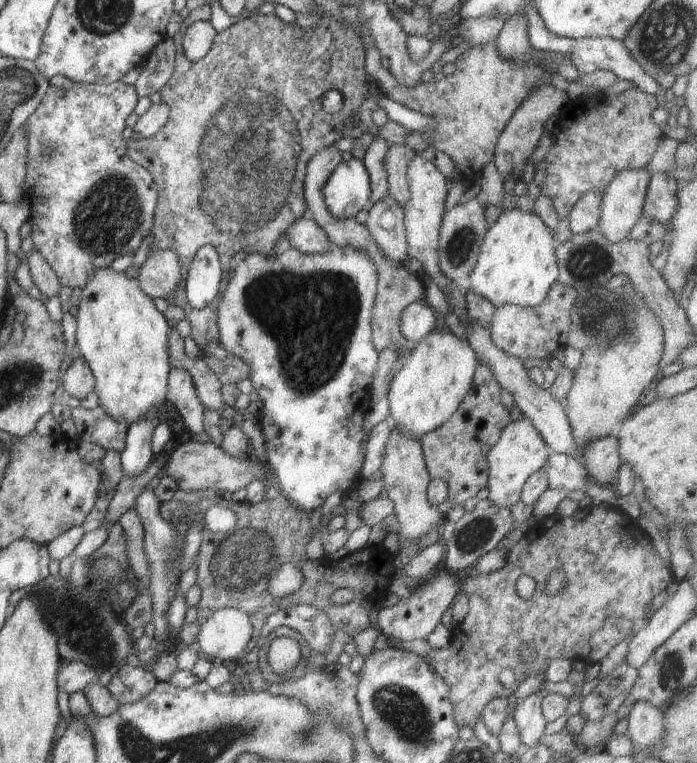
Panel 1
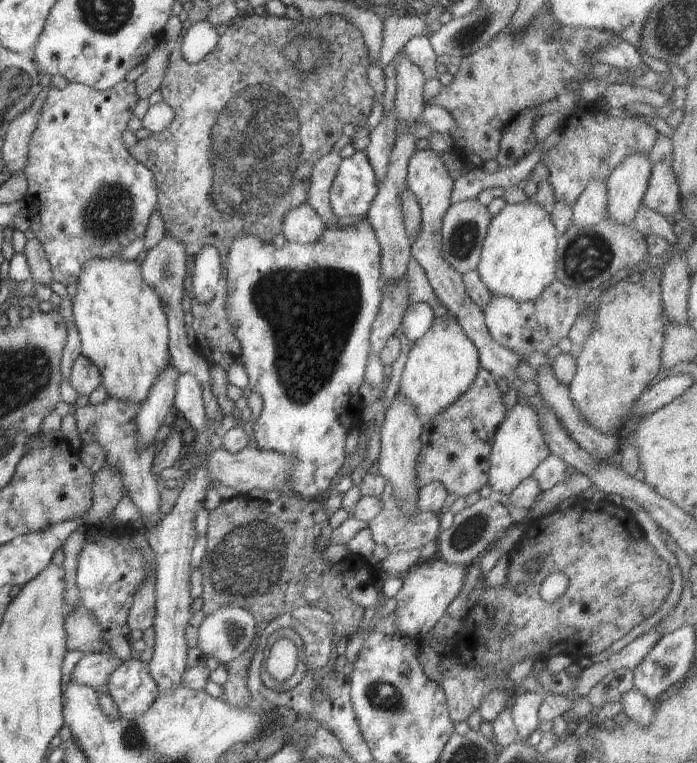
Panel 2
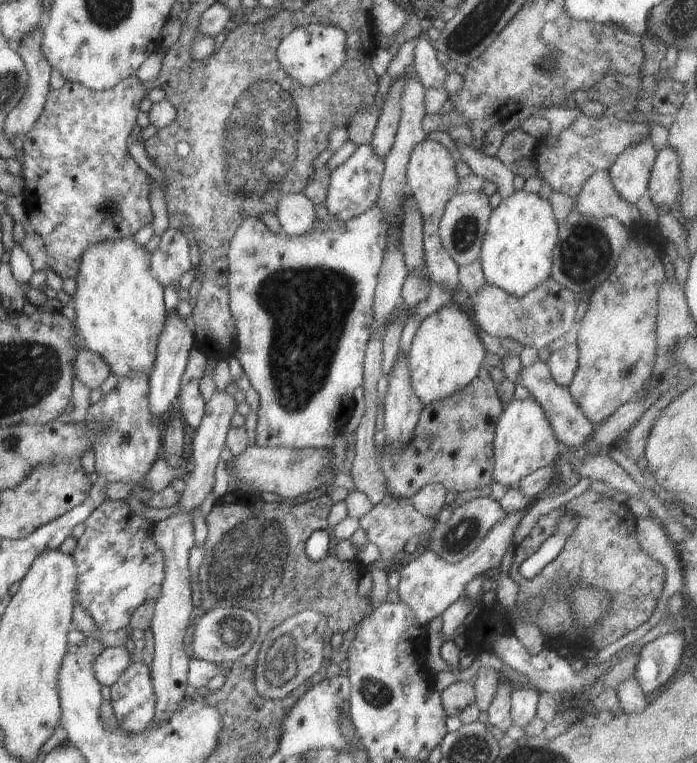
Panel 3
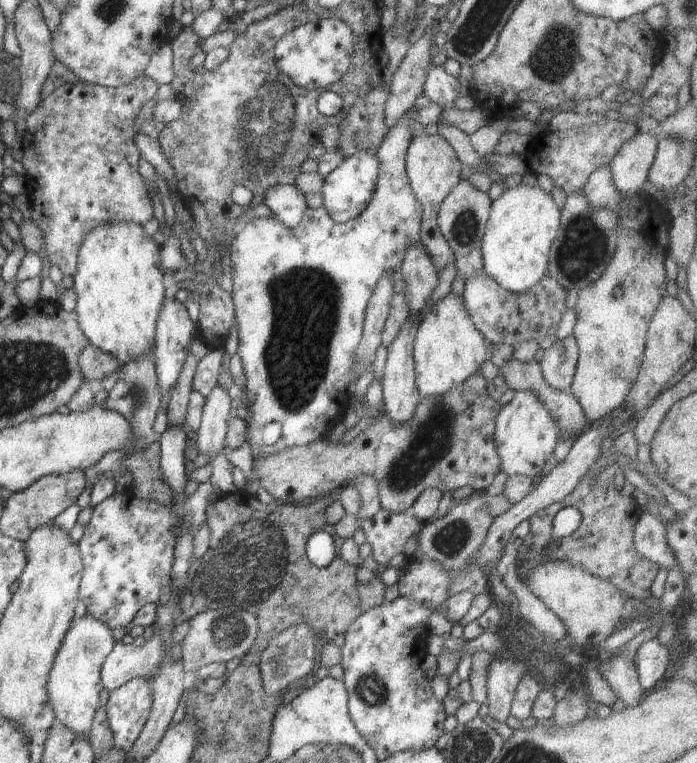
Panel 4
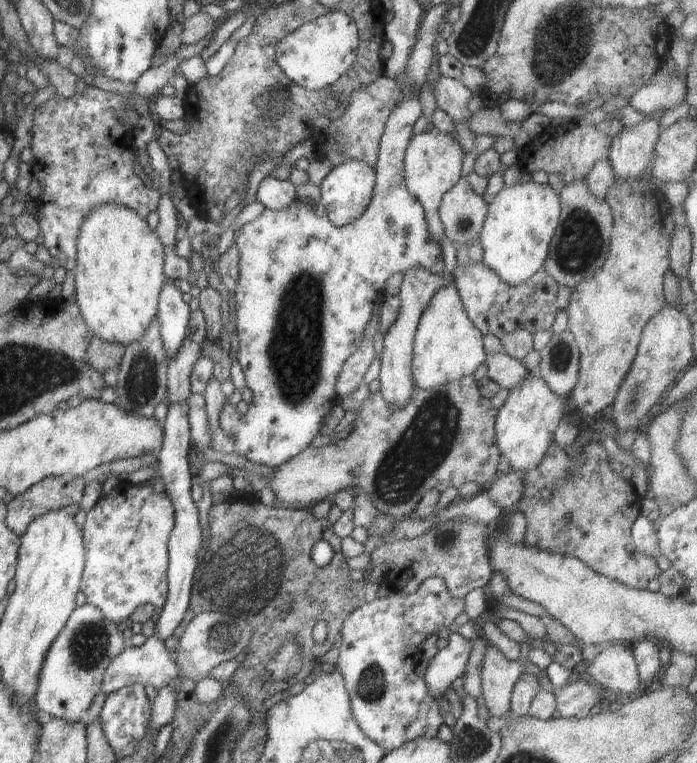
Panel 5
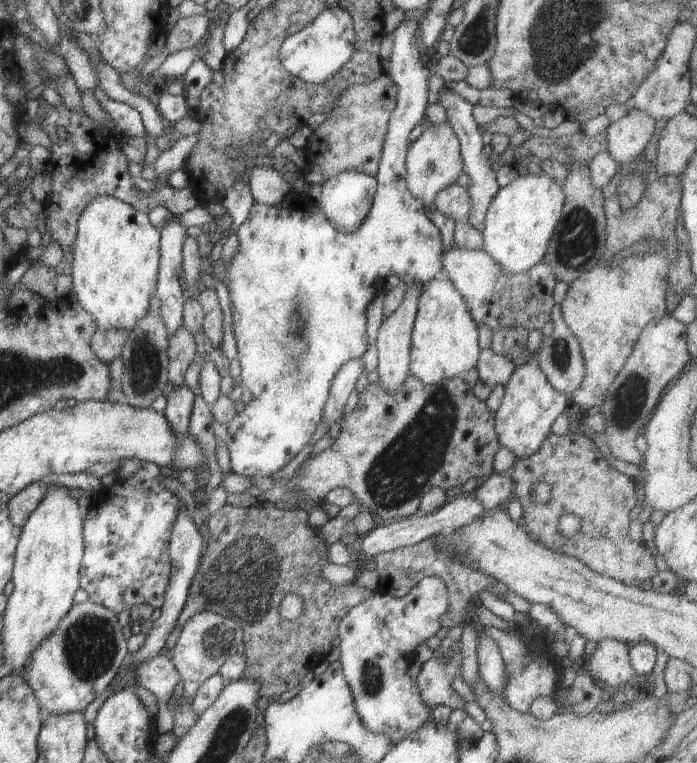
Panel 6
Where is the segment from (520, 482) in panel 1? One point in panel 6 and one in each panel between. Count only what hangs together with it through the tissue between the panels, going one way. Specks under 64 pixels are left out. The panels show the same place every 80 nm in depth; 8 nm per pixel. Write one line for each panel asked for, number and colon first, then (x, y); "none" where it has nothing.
2: (519, 447)
3: (524, 441)
4: (526, 434)
5: (525, 427)
6: (530, 406)

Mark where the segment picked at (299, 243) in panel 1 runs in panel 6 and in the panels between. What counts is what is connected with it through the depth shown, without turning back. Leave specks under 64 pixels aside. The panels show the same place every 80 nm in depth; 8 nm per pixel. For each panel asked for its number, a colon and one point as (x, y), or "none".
2: (300, 224)
3: (295, 211)
4: (287, 202)
5: (277, 195)
6: (268, 187)

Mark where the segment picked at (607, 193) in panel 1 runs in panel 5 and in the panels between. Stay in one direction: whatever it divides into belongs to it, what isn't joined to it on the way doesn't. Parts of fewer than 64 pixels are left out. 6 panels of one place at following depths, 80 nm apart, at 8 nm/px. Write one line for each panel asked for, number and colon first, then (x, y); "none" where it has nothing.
2: (626, 186)
3: (630, 172)
4: (630, 166)
5: (630, 155)

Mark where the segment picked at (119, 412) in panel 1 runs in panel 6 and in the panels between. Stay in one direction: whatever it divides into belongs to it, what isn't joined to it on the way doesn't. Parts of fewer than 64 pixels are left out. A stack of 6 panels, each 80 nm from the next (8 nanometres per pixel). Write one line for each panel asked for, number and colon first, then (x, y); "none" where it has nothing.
2: (123, 331)
3: (119, 304)
4: (118, 281)
5: (119, 274)
6: (116, 259)

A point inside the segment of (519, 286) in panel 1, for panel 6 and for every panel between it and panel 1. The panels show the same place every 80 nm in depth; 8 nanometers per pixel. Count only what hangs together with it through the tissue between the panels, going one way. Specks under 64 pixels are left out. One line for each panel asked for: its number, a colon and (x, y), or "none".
2: (518, 259)
3: (516, 254)
4: (523, 221)
5: (521, 222)
6: (519, 225)

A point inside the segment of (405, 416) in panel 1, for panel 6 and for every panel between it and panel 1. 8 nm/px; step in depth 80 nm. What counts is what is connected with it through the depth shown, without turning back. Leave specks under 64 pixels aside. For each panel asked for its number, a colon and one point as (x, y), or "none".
2: (441, 365)
3: (446, 354)
4: (447, 349)
5: (447, 346)
6: (445, 340)

